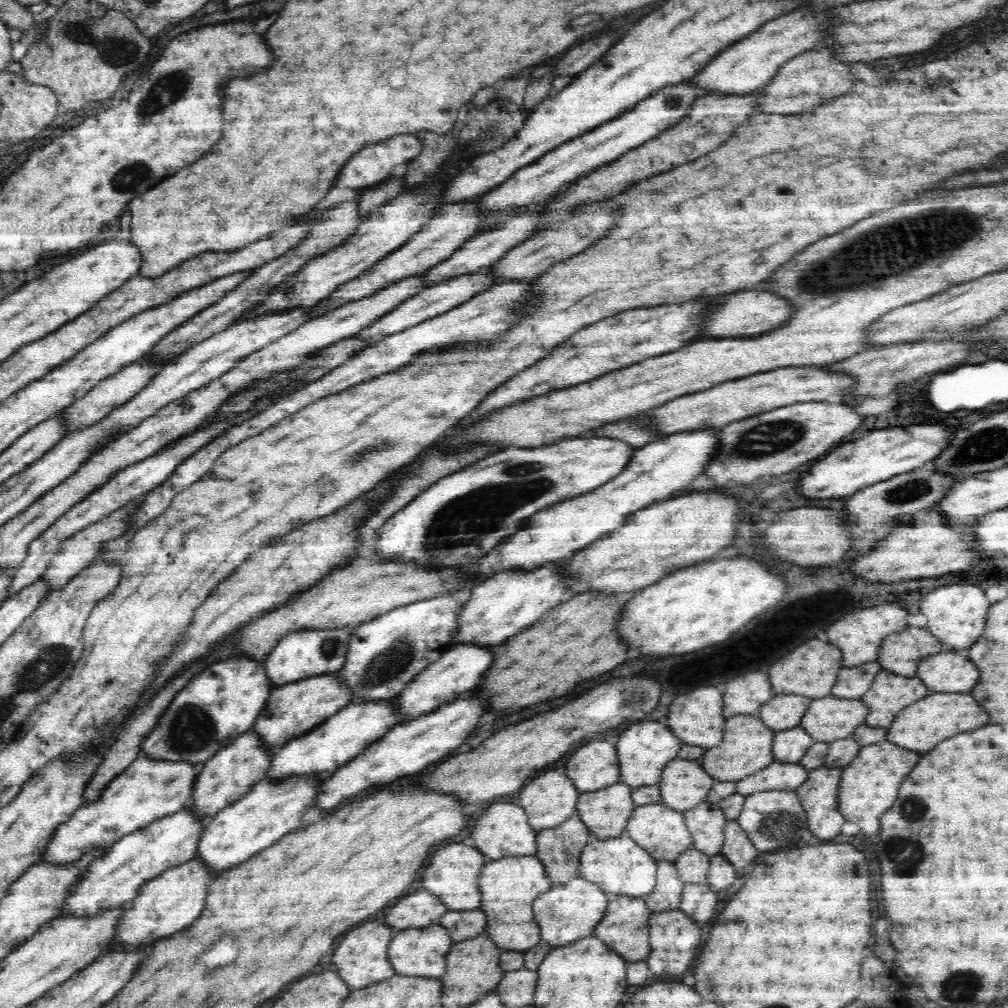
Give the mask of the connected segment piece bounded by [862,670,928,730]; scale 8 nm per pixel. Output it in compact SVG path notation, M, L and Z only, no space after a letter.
M880 670L872 682L872 688L862 696L866 702L867 716L865 724L871 727L887 729L894 722L894 716L906 708L906 704L914 704L914 700L922 700L922 696L928 694L928 688L916 677L900 676L886 670Z

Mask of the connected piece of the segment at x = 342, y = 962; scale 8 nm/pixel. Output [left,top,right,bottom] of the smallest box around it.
[332,922,397,990]

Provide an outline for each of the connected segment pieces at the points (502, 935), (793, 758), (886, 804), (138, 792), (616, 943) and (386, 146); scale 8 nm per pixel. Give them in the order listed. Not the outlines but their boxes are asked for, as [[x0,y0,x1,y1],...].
[[478,856,552,950],[772,726,814,763],[836,740,920,836],[43,759,198,866],[594,895,652,961],[338,134,421,190]]

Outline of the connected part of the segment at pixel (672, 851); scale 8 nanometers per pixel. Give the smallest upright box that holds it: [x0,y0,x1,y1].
[627,802,693,861]

